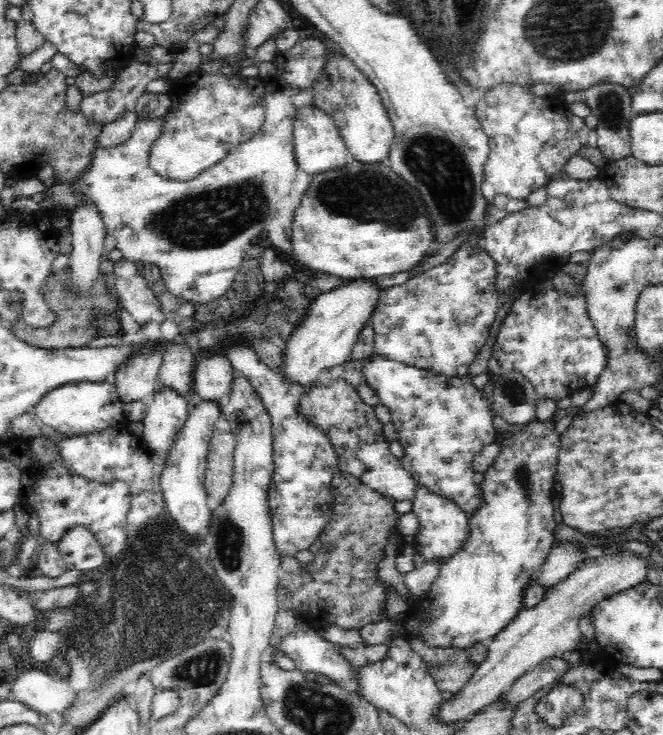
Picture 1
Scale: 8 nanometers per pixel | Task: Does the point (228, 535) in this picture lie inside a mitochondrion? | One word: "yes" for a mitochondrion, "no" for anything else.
yes

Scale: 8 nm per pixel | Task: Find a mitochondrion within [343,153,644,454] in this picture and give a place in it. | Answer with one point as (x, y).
(513, 390)

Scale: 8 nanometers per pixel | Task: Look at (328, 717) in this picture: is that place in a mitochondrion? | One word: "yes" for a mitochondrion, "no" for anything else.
yes

